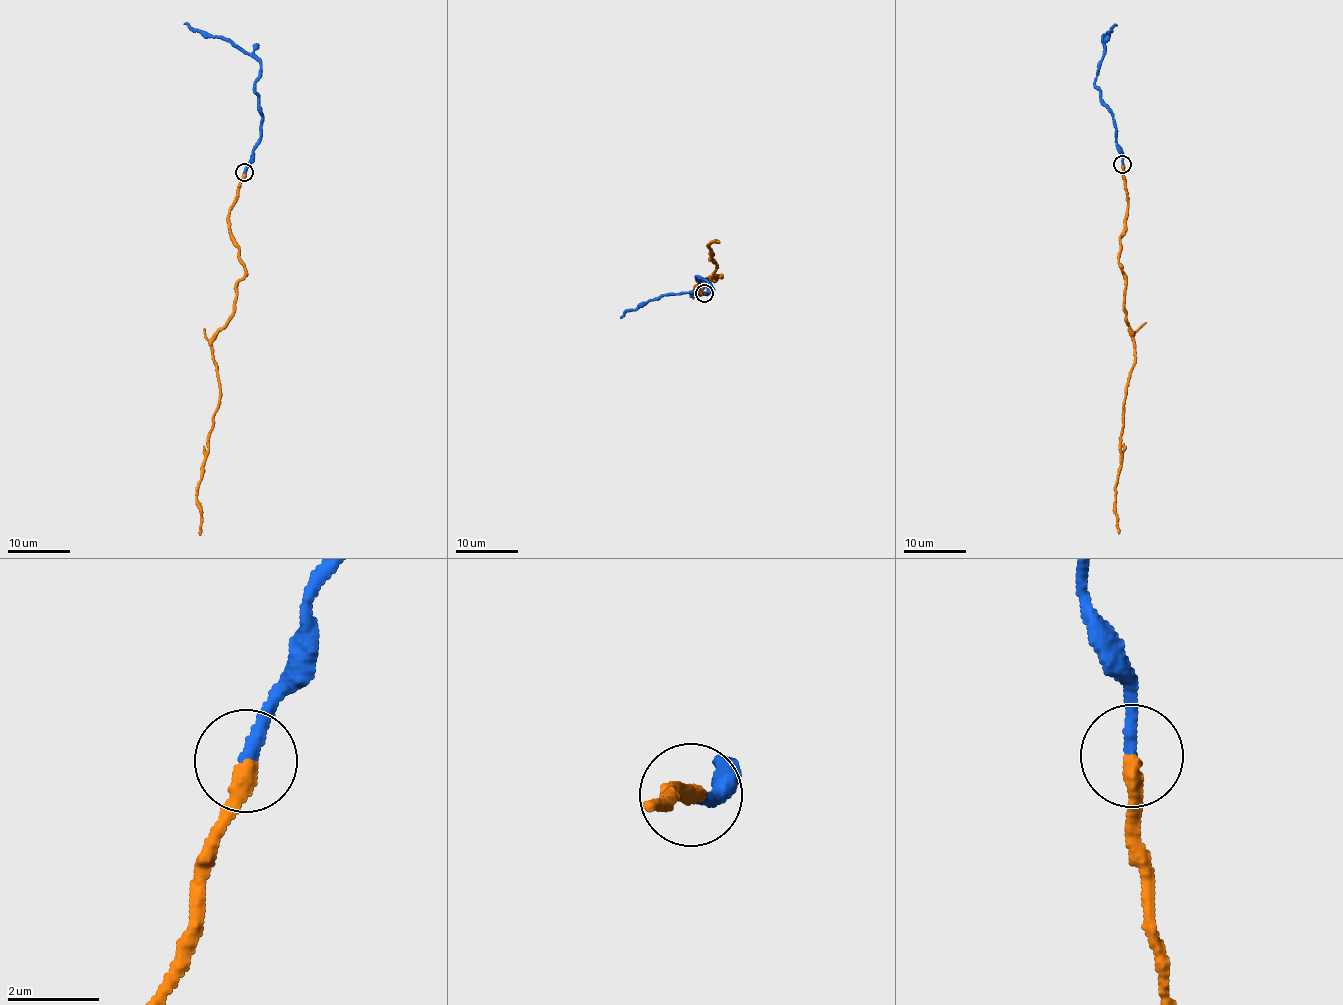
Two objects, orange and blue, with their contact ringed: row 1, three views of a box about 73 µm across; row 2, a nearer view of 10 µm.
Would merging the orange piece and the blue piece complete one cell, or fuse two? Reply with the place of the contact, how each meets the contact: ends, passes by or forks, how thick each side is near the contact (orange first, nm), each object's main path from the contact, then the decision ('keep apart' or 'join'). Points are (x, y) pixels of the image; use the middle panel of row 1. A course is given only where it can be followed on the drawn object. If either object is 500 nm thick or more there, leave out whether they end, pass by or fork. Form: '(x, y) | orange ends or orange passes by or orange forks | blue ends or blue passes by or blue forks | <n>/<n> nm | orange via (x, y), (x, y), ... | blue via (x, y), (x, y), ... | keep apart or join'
(704, 293) | orange ends | blue ends | 360/280 nm | orange via (704, 293), (696, 295), (721, 274), (700, 283), (718, 266), (708, 245), (718, 241) | blue via (704, 293), (712, 289), (698, 277), (700, 287), (696, 291), (645, 301), (620, 318) | join

